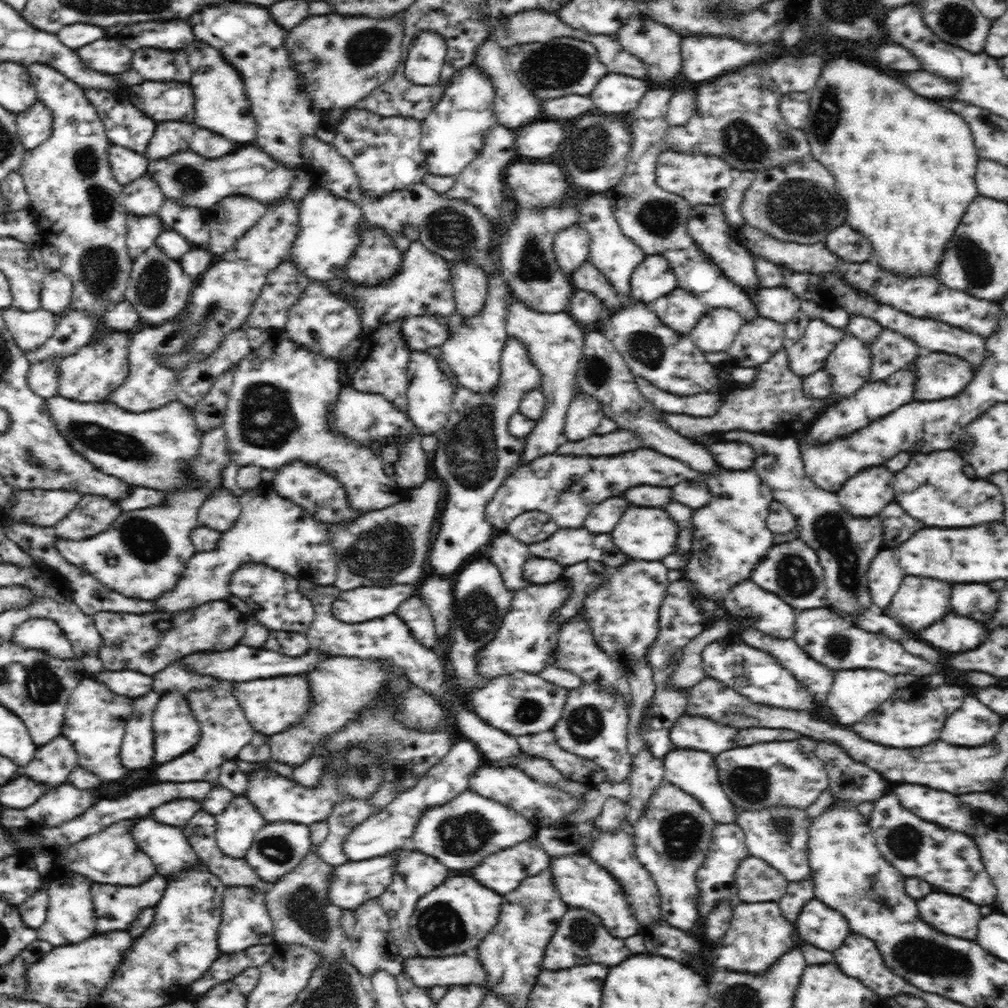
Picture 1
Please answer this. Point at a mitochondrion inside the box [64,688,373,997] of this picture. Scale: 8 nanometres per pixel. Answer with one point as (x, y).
(303, 905)

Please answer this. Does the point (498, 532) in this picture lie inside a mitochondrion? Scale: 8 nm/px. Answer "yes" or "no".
no

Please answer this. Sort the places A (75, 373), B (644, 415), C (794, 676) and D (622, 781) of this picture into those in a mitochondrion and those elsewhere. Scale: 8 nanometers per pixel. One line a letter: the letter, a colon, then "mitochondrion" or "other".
A: other
B: other
C: other
D: other

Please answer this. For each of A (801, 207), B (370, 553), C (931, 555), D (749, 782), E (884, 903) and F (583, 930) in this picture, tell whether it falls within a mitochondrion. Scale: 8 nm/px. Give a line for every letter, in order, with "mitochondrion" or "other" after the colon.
A: mitochondrion
B: mitochondrion
C: mitochondrion
D: mitochondrion
E: other
F: mitochondrion

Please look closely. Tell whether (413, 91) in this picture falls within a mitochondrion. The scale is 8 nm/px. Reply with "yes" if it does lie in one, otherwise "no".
no

